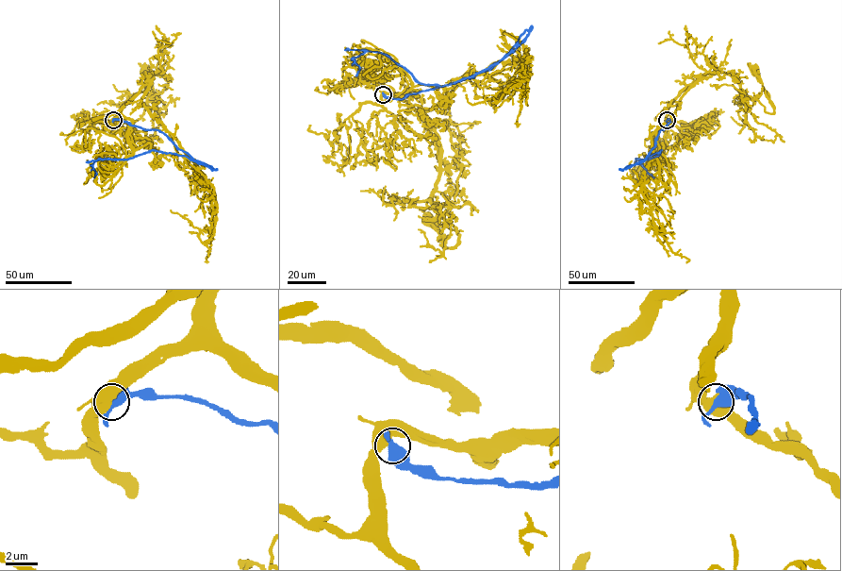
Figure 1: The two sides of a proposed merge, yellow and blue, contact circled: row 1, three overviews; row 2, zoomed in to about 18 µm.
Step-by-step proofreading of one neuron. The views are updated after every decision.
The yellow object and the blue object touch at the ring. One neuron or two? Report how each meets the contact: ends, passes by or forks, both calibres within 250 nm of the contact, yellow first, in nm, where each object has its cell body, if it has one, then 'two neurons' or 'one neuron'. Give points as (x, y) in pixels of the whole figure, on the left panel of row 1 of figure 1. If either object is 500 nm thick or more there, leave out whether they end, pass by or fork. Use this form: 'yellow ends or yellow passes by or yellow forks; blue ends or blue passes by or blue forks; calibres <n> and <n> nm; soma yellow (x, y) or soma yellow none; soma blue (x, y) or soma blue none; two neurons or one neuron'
calibres 650 and 500 nm; soma yellow (145, 70); soma blue none; two neurons

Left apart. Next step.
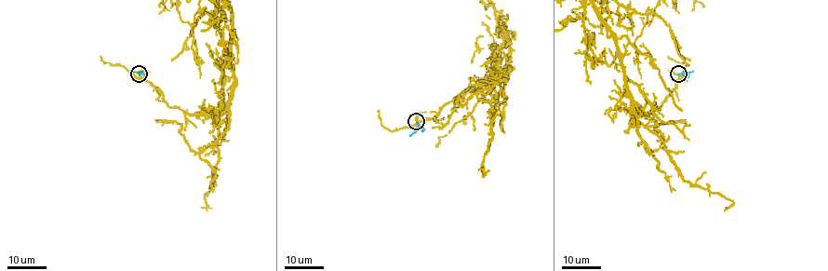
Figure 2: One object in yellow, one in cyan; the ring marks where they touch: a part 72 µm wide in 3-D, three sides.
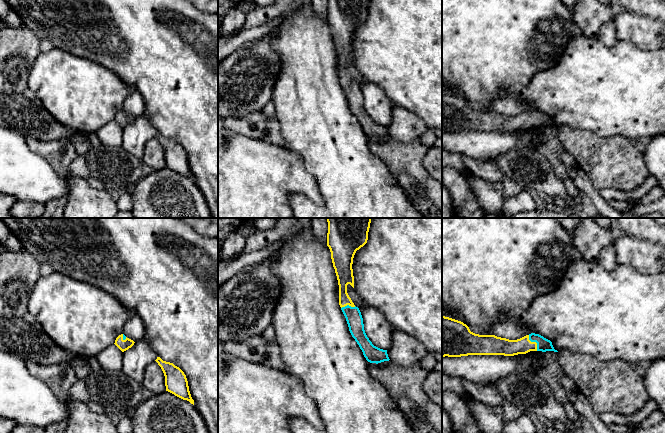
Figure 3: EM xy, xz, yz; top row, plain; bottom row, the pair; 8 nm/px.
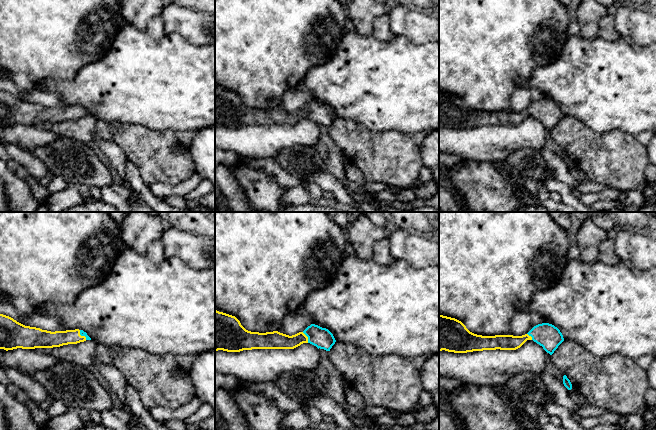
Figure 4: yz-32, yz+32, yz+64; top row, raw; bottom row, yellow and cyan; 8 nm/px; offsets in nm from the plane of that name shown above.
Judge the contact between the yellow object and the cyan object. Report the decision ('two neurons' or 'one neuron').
one neuron

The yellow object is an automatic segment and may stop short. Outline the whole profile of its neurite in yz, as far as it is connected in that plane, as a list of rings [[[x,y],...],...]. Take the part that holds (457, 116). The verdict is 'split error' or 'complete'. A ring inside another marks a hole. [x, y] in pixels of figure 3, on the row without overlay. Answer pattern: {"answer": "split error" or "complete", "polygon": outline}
{"answer": "split error", "polygon": [[[442,92],[442,133],[514,132],[530,127],[558,128],[550,116],[539,110],[531,109],[517,116],[509,116],[495,111],[479,111],[471,108],[463,98]]]}

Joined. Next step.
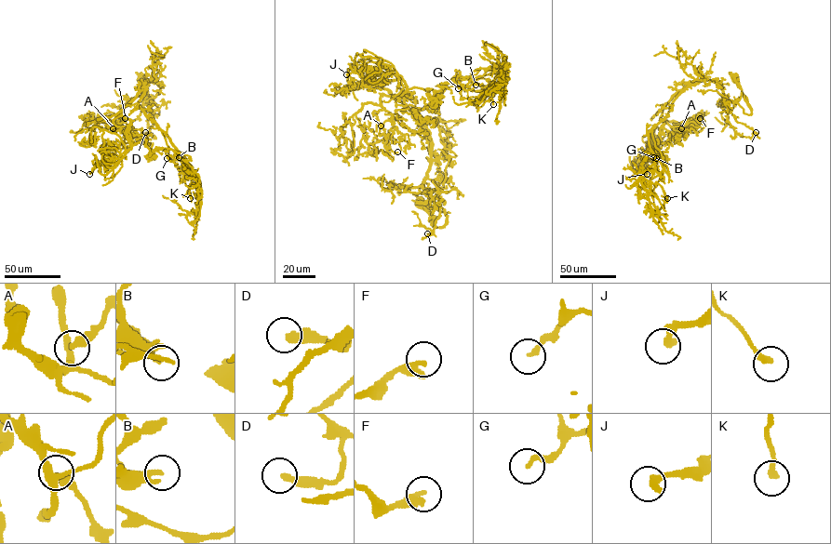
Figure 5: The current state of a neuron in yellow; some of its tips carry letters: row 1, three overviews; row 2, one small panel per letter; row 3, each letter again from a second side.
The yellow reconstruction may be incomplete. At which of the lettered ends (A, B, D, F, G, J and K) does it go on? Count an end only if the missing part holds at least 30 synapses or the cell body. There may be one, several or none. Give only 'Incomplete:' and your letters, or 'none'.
Incomplete: F, J

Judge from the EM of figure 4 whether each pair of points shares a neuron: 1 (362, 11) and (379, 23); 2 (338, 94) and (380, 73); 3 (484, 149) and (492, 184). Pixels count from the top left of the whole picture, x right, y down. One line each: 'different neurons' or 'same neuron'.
1: different neurons
2: same neuron
3: different neurons

